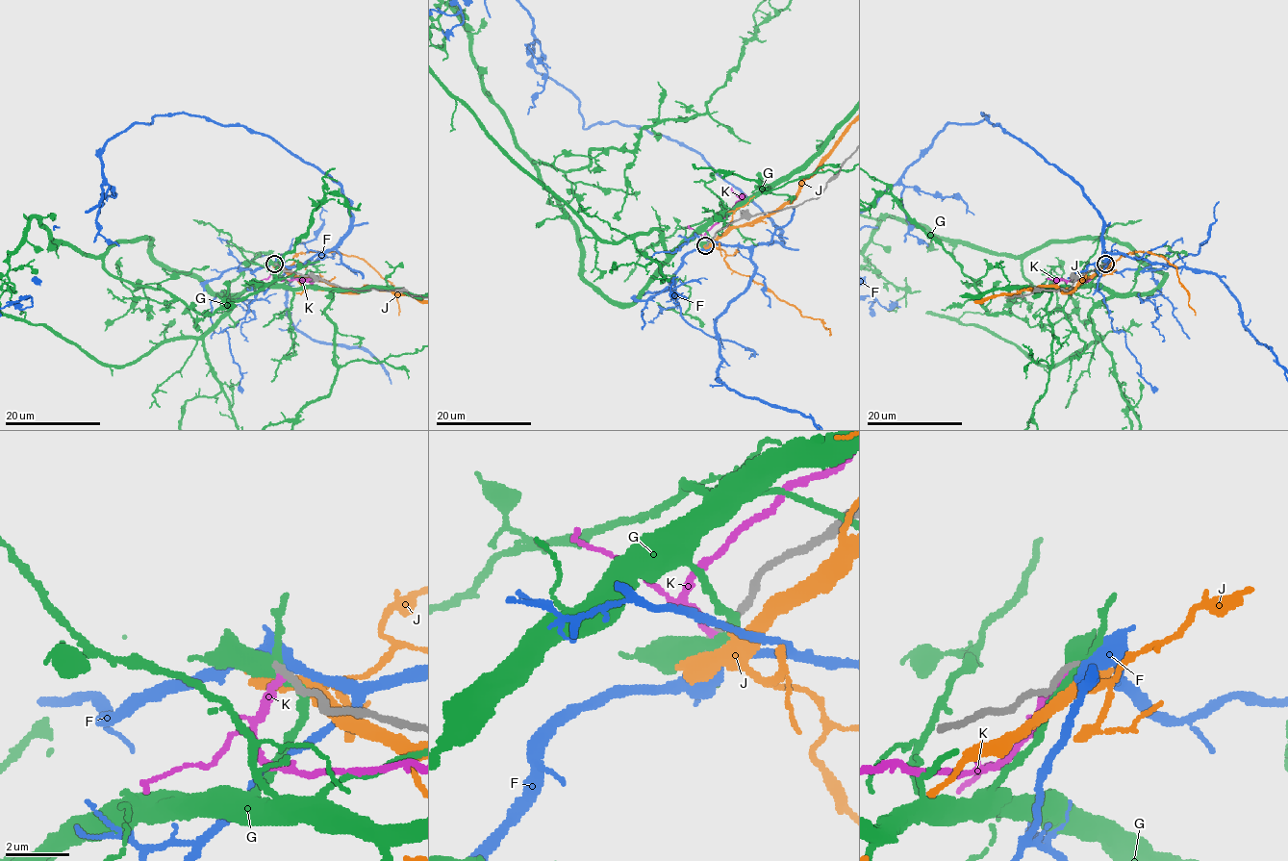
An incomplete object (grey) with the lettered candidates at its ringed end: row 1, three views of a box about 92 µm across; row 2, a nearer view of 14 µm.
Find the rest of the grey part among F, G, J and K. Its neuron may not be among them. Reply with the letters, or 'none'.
none

